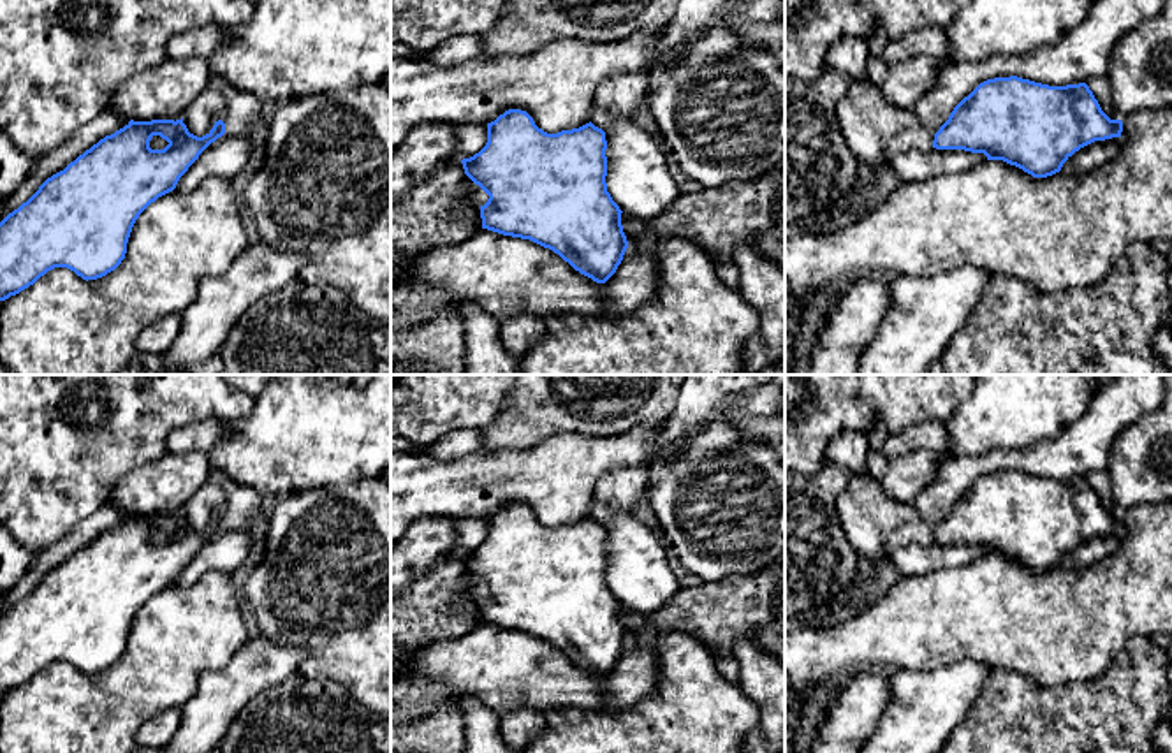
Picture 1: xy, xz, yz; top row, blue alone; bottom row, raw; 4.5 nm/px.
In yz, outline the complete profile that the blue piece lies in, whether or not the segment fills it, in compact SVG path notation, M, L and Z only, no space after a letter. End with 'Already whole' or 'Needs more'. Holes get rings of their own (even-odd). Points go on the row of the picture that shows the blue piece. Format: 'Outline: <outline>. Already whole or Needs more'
Outline: M1017 76L980 83L950 113L934 134L933 148L984 153L987 160L1003 160L1033 178L1047 178L1080 148L1121 137L1123 121L1110 120L1086 83L1049 86Z. Already whole

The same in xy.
Outline: M183 118L130 120L48 178L26 202L0 222L0 301L28 289L55 267L67 267L86 281L114 271L125 259L139 215L158 197L172 192L199 155L223 134L222 120L202 137L190 134ZM153 135L169 144L151 150Z. Already whole

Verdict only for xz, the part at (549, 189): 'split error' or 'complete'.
complete

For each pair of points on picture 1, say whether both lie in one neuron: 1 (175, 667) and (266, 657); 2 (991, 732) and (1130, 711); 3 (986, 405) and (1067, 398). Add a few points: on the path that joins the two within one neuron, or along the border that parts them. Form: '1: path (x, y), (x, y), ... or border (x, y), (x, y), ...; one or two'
1: border (250, 639), (224, 665), (206, 669), (196, 685); two
2: path (1026, 732), (1095, 732); one
3: path (1005, 405), (1012, 405), (1019, 398), (1047, 398); one

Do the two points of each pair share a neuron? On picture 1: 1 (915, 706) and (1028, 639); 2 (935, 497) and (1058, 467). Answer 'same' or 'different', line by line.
1: different
2: same

